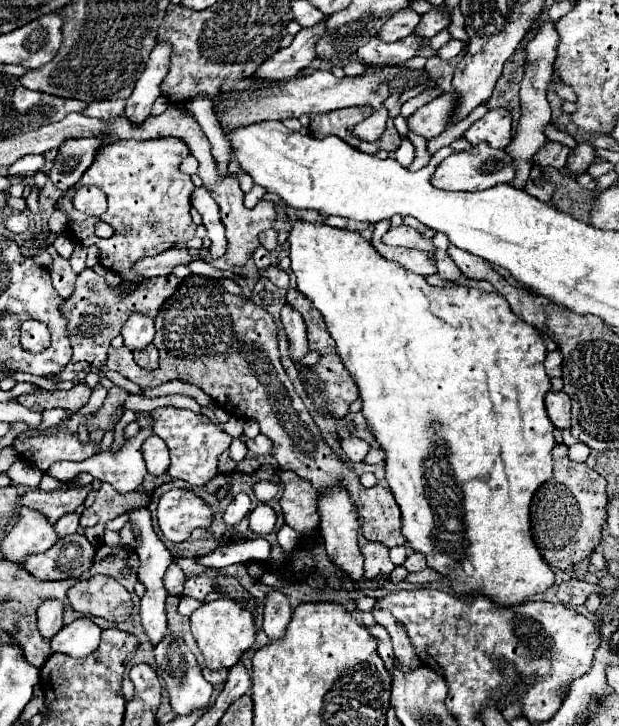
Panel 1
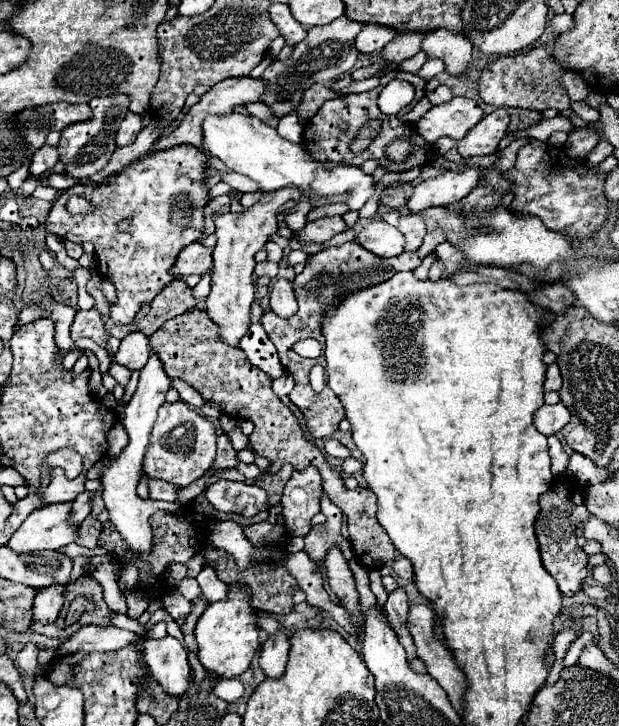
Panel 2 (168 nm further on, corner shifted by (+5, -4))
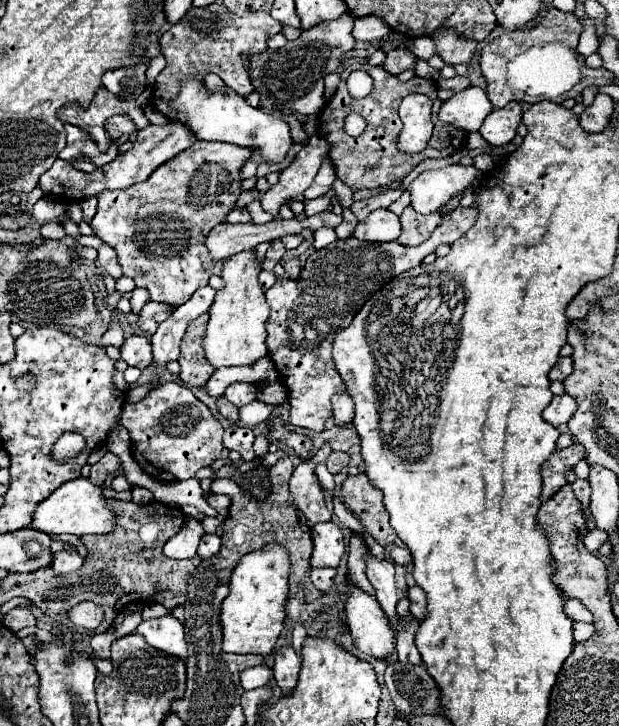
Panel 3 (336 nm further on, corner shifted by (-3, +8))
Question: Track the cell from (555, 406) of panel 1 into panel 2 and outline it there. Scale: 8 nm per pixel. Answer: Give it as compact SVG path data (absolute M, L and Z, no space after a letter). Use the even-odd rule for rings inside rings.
M543 404L543 408L539 408L535 412L535 418L533 418L533 424L535 428L545 434L545 436L551 436L551 434L557 434L567 422L569 422L571 414L567 412L565 404L555 404L555 406L549 406L549 404Z

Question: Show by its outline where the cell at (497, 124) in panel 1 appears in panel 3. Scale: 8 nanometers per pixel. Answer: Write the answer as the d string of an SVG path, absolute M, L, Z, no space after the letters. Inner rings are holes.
M509 102L507 106L493 110L485 118L485 122L479 128L479 132L481 132L481 136L489 144L493 144L493 146L505 146L505 144L509 144L515 138L517 126L521 122L521 114L523 114L521 106L517 102Z

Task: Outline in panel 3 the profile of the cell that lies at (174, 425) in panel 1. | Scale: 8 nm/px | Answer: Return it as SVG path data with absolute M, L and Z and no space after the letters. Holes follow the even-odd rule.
M165 382L137 404L125 404L121 424L131 434L131 452L139 466L153 478L187 480L199 468L211 466L223 450L223 426L195 394L177 382Z

